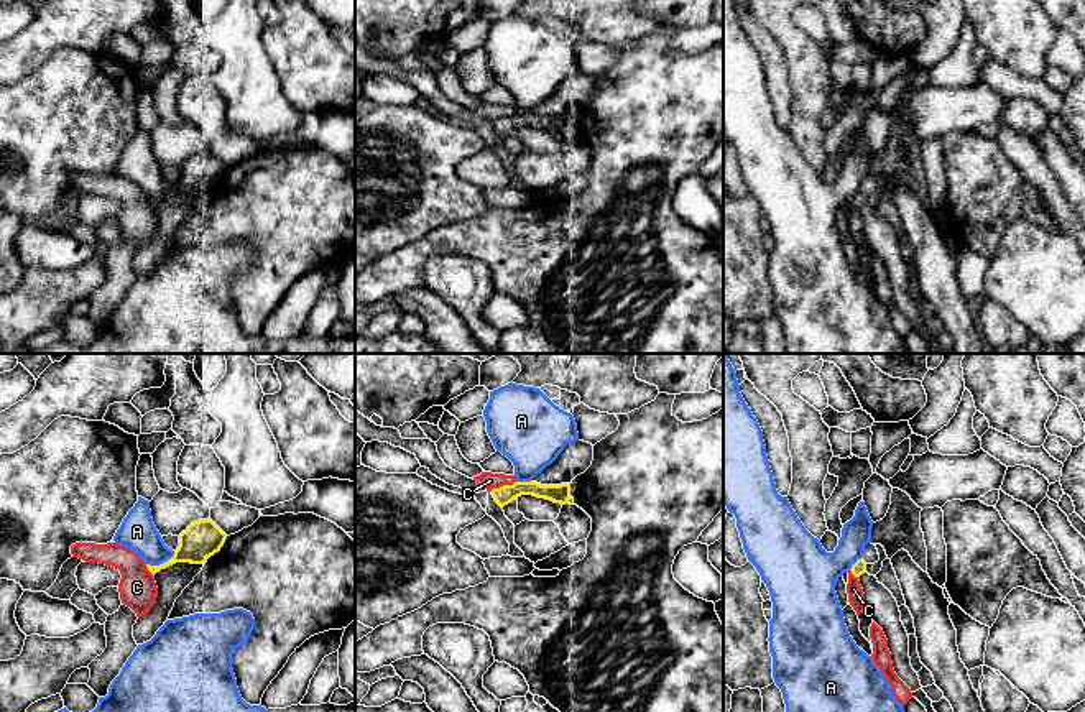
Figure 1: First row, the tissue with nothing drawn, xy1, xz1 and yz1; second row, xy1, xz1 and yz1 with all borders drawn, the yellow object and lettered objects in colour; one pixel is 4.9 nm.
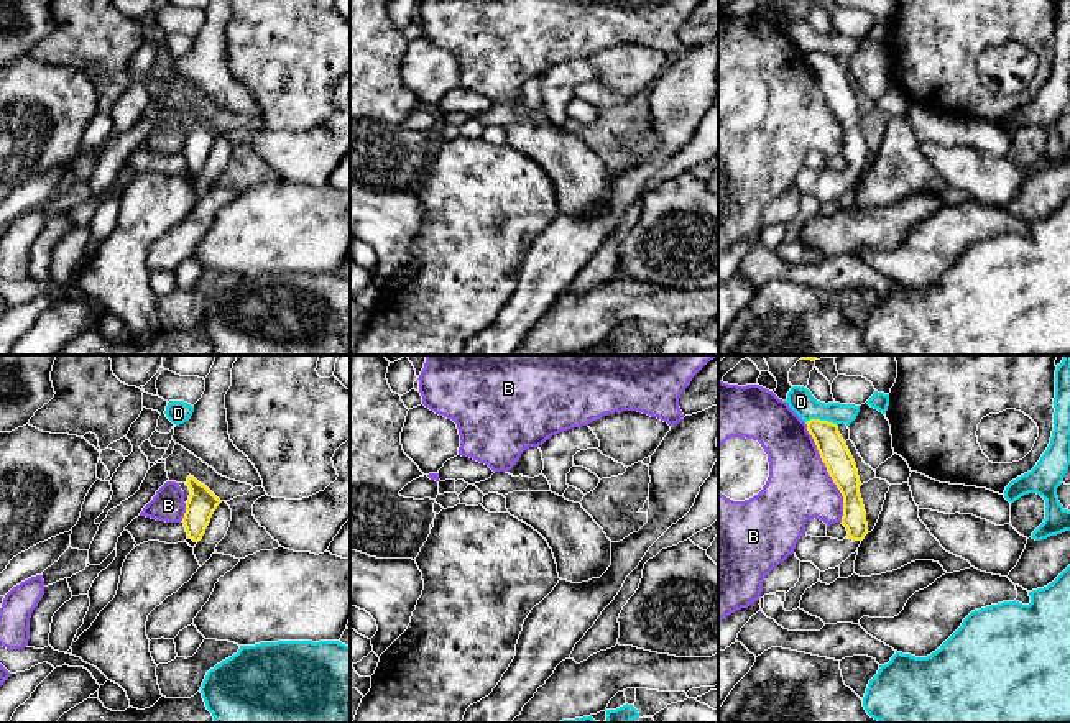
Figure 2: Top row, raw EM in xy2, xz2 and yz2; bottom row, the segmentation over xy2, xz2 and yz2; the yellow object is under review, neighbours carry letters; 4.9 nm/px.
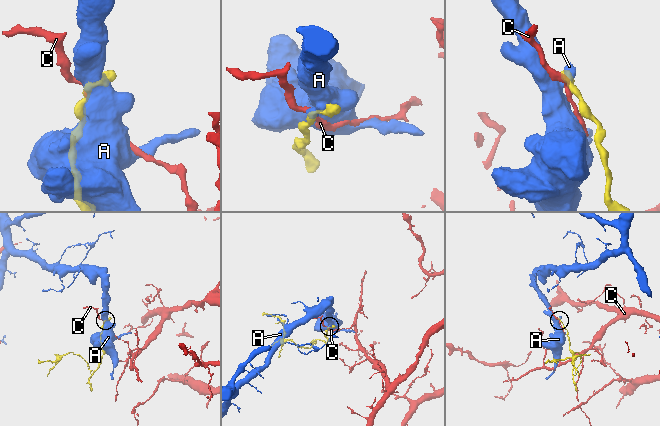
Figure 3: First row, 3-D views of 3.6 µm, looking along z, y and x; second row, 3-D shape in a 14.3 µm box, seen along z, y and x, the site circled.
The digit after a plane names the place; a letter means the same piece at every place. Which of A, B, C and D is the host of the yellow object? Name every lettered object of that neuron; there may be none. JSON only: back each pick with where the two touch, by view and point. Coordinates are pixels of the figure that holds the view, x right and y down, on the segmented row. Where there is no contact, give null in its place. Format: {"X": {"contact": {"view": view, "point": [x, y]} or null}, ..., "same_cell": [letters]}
{"same_cell": []}

